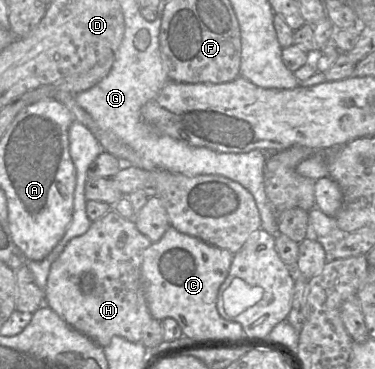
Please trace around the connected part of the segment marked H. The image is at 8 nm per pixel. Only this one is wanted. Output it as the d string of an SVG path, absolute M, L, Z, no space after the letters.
M114 209L92 222L89 230L73 238L52 263L44 289L45 304L56 312L70 327L86 335L102 348L112 338L120 336L139 343L152 321L141 274L142 255L152 242L136 227L133 219L122 217Z

